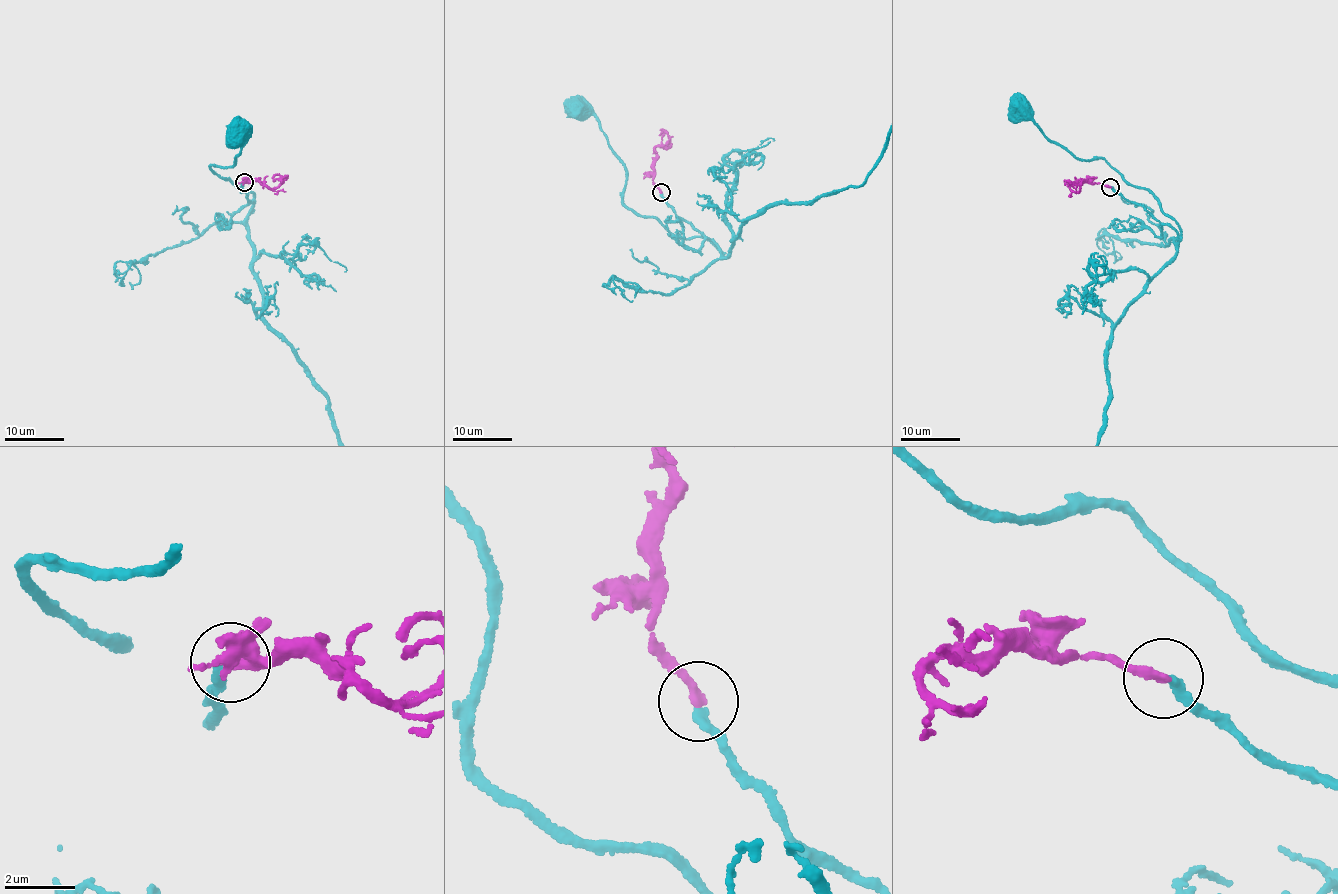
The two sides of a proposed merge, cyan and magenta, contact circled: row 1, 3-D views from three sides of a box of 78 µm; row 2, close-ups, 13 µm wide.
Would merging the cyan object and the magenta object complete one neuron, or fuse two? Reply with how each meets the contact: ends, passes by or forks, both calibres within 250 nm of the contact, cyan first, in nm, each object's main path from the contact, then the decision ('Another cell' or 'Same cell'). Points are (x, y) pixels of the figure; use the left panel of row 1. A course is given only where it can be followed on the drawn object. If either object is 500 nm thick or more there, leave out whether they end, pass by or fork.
At the ring cyan ends. At the ring magenta ends. Thickness 280 nm (cyan) against 280 nm. Course of cyan: (244, 182), (240, 191), (252, 202), (251, 191), (220, 178), (211, 166), (233, 168), (248, 139), (239, 130). Course of magenta: (245, 182), (262, 181), (271, 188), (278, 187), (286, 178), (277, 179). Same cell

